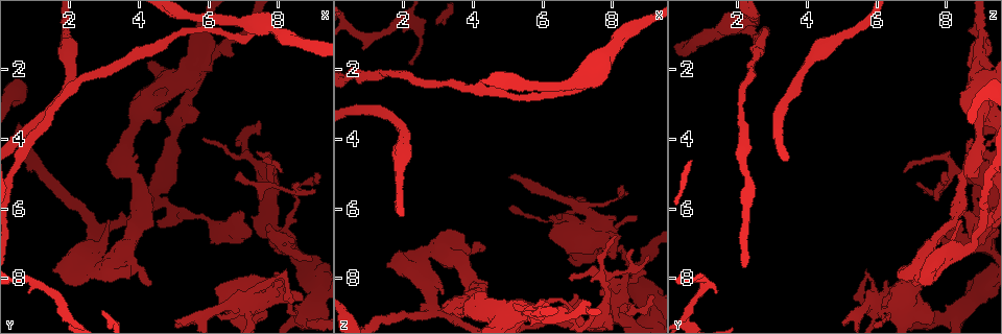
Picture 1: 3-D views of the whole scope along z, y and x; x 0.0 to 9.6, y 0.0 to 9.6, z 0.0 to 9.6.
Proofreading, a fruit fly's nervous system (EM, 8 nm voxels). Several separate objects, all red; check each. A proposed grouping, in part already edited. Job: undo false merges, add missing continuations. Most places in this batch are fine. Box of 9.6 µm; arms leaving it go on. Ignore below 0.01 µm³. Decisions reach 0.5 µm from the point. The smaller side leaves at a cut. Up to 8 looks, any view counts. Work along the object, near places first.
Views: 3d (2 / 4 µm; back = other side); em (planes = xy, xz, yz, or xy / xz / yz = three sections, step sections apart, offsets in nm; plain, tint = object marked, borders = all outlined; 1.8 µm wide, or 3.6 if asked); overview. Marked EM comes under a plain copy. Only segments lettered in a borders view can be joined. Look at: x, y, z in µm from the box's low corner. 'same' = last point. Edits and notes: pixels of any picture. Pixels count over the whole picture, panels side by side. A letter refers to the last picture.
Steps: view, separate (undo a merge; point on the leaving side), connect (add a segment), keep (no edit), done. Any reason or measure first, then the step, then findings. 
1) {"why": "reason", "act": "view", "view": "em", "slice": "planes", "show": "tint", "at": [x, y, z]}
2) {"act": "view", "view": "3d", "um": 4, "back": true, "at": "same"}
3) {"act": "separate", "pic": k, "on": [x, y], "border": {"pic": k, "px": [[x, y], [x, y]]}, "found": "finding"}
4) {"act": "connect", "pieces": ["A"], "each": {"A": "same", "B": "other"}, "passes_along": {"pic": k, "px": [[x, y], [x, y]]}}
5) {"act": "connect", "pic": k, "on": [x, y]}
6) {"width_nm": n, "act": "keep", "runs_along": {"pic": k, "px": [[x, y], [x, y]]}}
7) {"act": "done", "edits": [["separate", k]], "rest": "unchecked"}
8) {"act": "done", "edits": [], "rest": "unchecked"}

{"why": "an open end", "act": "view", "view": "em", "slice": "planes", "show": "borders", "at": [4.30, 8.15, 7.15]}

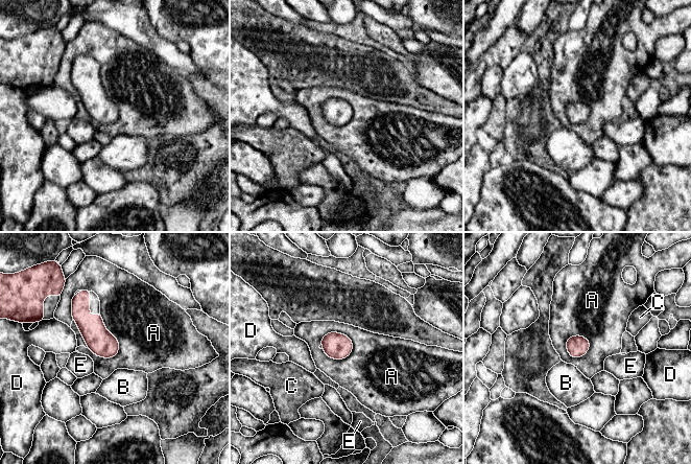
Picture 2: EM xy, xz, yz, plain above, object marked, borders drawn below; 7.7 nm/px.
{"longest_contact_nm": ["A", 260], "act": "keep", "each": {"A": "other", "B": "other", "C": "other", "D": "other", "E": "other"}, "border": {"pic": 2, "px": [[320, 339], [341, 332], [353, 349]]}, "found": "none of them fits"}

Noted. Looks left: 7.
{"why": "sudden change in width", "act": "view", "view": "3d", "um": 4, "at": [2.55, 7.70, 7.65]}

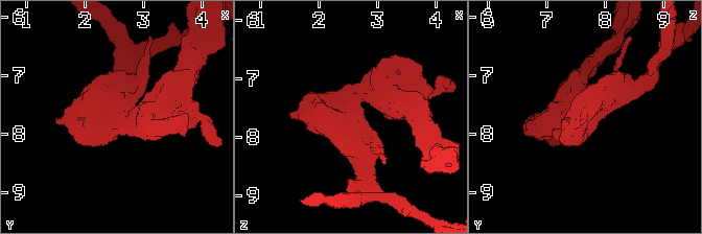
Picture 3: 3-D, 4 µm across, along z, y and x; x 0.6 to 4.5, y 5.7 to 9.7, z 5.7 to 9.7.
{"act": "view", "view": "em", "slice": "planes", "show": "tint", "at": [2.60, 7.65, 7.65]}

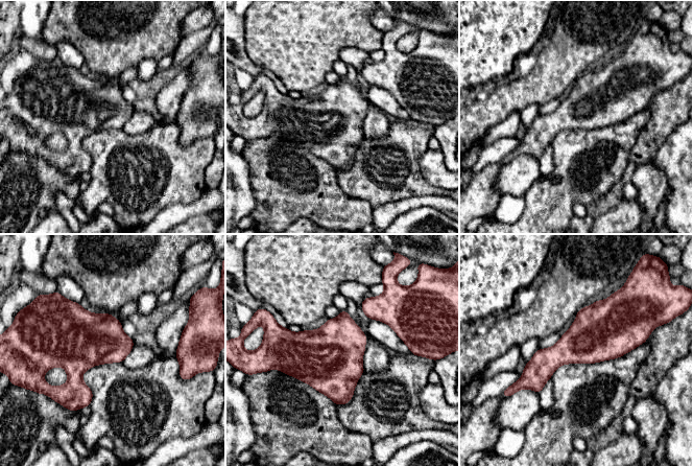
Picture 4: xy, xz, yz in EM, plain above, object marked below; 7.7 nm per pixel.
{"act": "view", "view": "em", "slice": "planes", "show": "borders", "at": "same"}

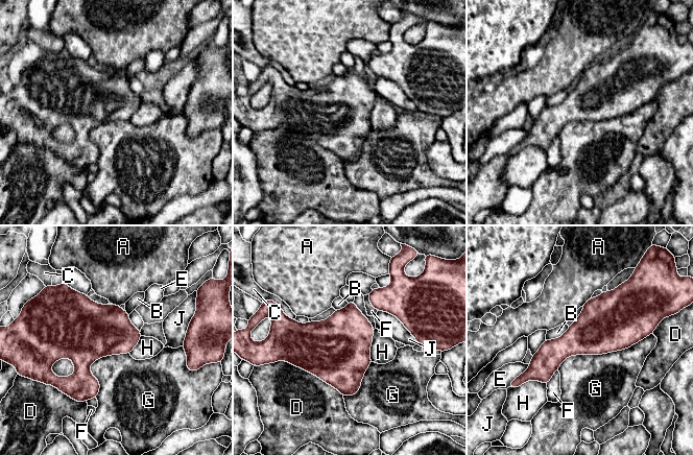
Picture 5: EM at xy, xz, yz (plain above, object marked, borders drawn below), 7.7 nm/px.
{"longest_contact_nm": ["G", 800], "act": "keep", "each": {"A": "other", "B": "other", "C": "other", "D": "other", "E": "other", "F": "other", "G": "other", "H": "other", "J": "other"}, "border": {"pic": 5, "px": [[651, 333], [557, 368]]}, "found": "continuous, no second neuron"}

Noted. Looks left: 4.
{"why": "branch stops here", "act": "view", "view": "em", "slice": "planes", "show": "borders", "at": [0.80, 8.50, 1.40]}

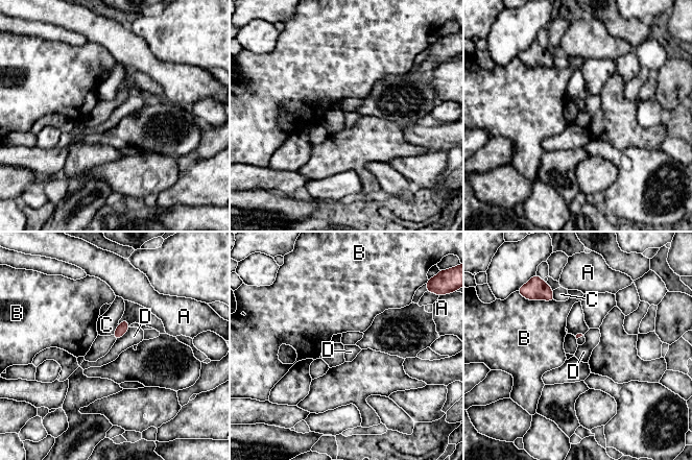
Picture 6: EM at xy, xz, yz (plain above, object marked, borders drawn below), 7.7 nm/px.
{"act": "keep", "each": {"A": "other", "B": "other", "C": "other", "D": "other"}, "border": {"pic": 6, "px": [[129, 328], [116, 340]]}, "found": "no lettered segment goes on from it"}

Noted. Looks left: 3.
{"why": "two arms in line, one across", "act": "view", "view": "3d", "um": 4, "at": [5.40, 2.30, 8.95]}

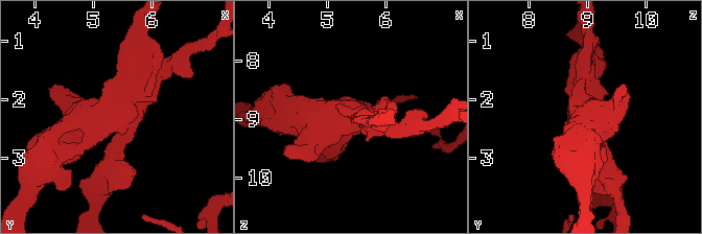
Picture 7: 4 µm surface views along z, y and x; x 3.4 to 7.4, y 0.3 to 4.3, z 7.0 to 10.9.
{"arms": 3, "arm_widths_nm": [240, 260, 440], "why": "shape alone is not enough", "act": "view", "view": "em", "um": 3.6, "slice": "yz", "step": 4, "show": "tint", "at": [5.35, 2.30, 8.95]}

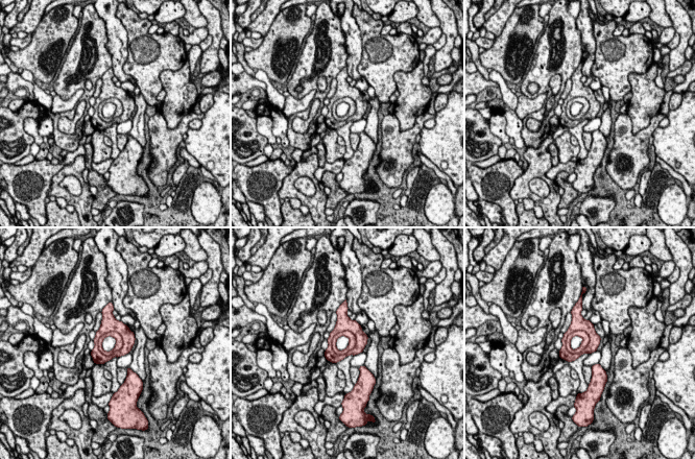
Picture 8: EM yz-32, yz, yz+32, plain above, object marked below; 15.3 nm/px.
{"act": "view", "view": "em", "um": 3.6, "slice": "planes", "show": "borders", "at": "same"}

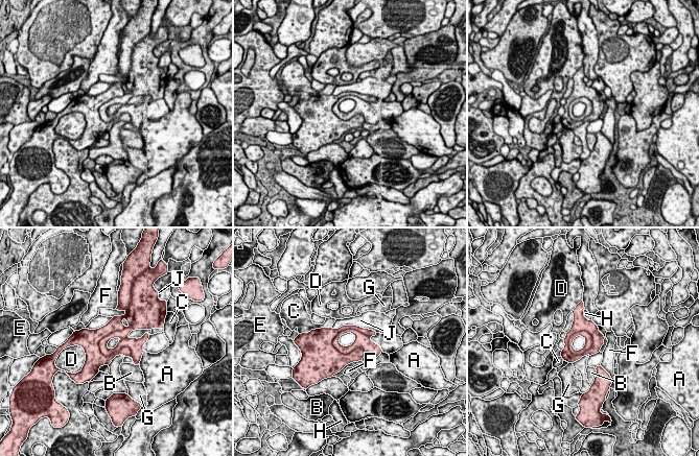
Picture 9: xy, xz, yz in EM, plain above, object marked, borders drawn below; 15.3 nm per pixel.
{"act": "separate", "pic": 9, "on": [334, 361], "each": {"A": "other", "B": "other", "C": "other", "D": "other", "E": "other", "F": "other", "G": "other", "H": "other", "J": "other"}, "part_leaving": {"pic": 9, "px": [[578, 315], [566, 338], [571, 360]]}, "found": "two neurons meet here"}

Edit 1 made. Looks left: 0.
{"act": "done", "edits": [["separate", 9]], "rest": "unchecked"}

